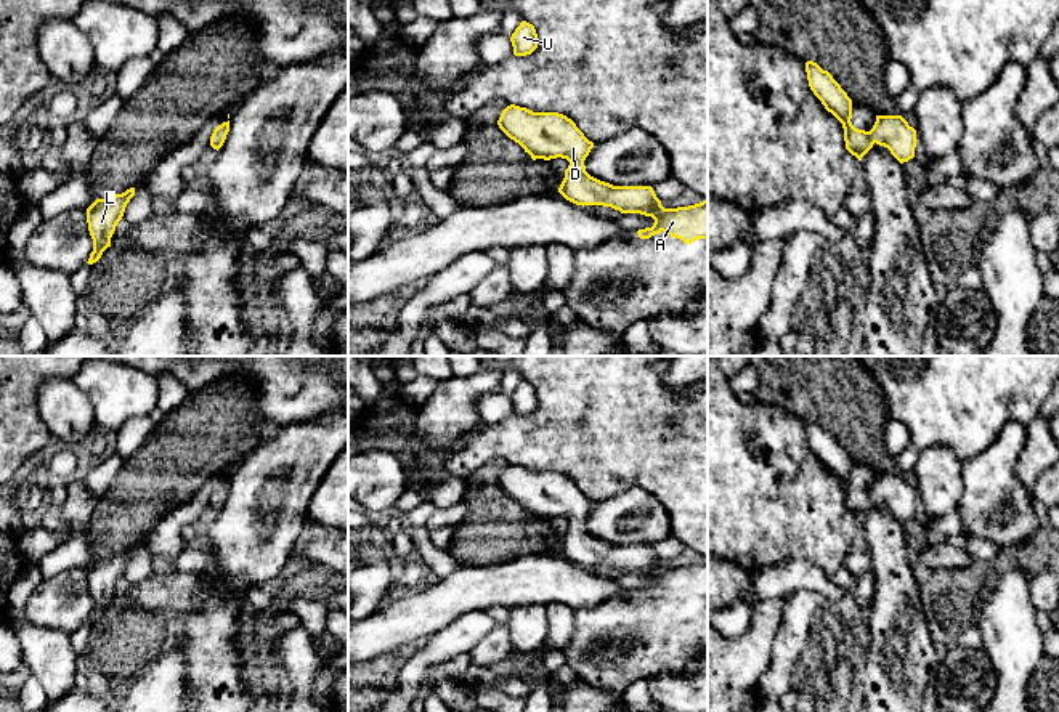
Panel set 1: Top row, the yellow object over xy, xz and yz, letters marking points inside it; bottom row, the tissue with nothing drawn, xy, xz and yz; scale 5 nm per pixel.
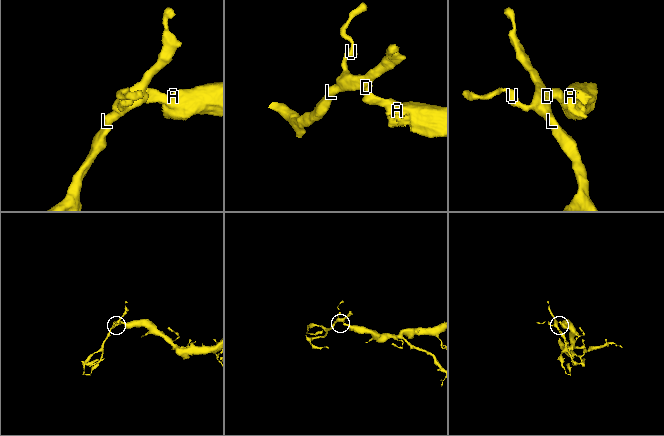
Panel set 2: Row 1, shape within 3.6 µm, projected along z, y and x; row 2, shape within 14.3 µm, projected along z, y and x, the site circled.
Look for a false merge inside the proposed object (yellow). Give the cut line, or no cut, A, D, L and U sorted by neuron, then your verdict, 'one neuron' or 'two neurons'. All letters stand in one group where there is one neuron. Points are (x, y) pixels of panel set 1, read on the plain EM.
no cut; A D L U; one neuron

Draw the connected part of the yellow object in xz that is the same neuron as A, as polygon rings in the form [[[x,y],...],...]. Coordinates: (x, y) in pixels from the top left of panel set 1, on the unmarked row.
[[[515,463],[507,465],[499,487],[525,512],[536,518],[566,518],[570,521],[558,552],[576,564],[603,564],[621,572],[640,572],[655,579],[651,587],[639,589],[640,598],[661,590],[692,603],[708,598],[708,560],[688,566],[664,568],[651,545],[613,545],[586,531],[584,520],[594,502],[576,483],[558,471],[533,471]]]

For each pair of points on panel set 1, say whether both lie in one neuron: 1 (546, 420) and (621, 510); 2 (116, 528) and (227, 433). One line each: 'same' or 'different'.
1: different
2: same

